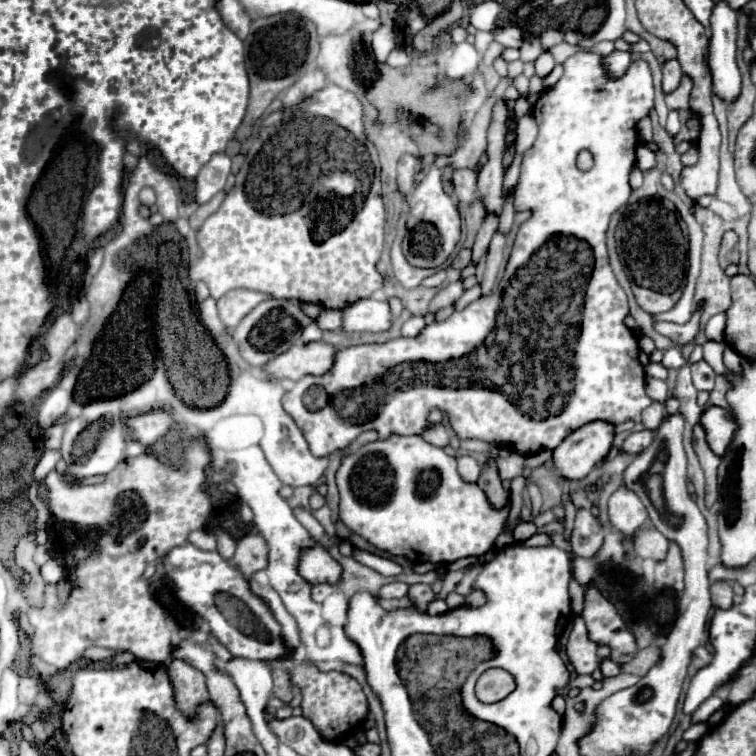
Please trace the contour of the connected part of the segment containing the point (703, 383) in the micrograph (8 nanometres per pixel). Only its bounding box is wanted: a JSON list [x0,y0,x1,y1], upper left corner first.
[690,360,716,392]

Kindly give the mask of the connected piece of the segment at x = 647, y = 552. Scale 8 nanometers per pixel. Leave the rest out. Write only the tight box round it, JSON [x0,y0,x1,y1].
[634,528,668,560]

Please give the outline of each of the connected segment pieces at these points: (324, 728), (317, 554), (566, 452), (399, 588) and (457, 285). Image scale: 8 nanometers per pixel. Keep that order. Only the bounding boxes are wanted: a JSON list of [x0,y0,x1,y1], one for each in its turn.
[[292,664,368,742],[298,544,344,586],[554,422,616,480],[378,582,408,598],[428,282,464,312]]

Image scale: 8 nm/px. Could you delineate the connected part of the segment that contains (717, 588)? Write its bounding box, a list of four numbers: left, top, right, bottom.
[712,582,732,608]

